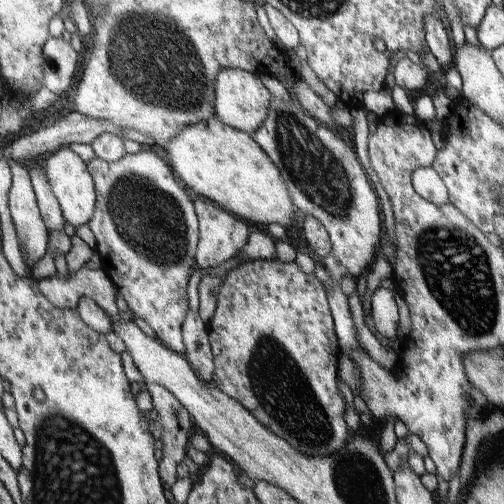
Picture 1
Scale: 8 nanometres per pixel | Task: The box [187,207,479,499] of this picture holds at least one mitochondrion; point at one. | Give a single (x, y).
(278, 383)

